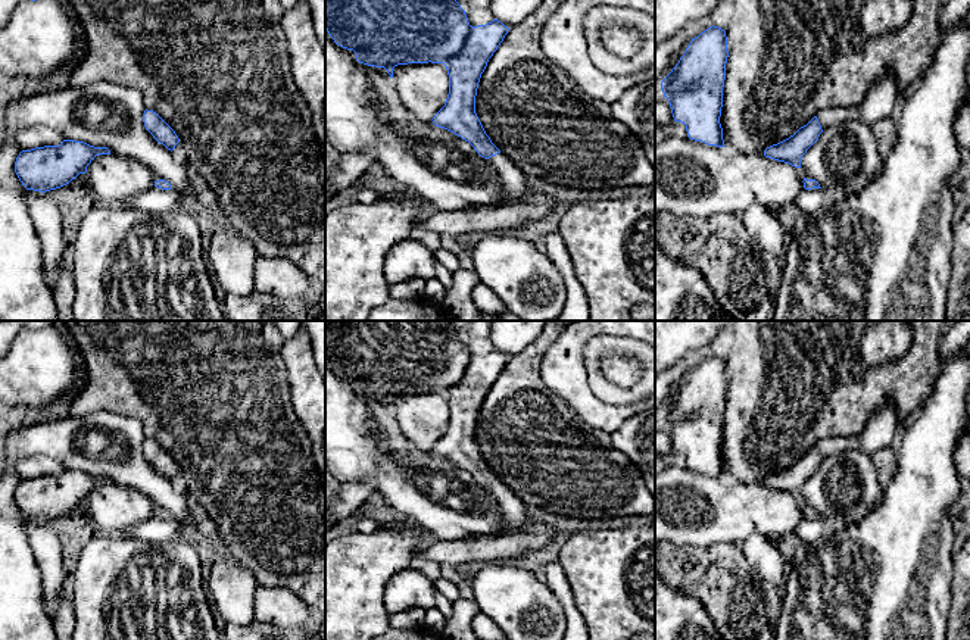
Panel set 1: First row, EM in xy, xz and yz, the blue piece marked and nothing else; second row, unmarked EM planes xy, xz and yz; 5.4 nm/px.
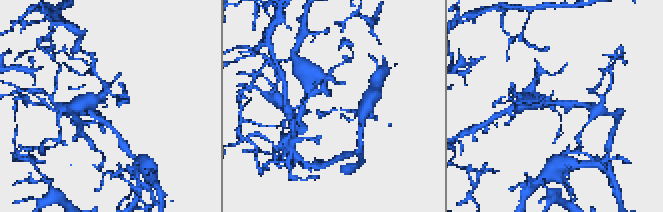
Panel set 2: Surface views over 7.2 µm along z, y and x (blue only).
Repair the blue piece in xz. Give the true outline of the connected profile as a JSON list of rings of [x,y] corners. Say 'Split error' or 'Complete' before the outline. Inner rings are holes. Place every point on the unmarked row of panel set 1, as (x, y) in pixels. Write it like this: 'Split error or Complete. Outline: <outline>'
Split error. Outline: [[[325,321],[325,359],[337,375],[353,380],[359,393],[384,397],[390,408],[397,394],[443,393],[449,405],[449,424],[433,453],[468,471],[487,490],[502,516],[493,537],[523,531],[531,524],[525,505],[492,472],[475,443],[481,403],[508,363],[508,356],[498,349],[471,356],[450,321]]]

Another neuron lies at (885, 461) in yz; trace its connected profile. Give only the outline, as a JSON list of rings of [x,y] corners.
[[[891,447],[879,449],[871,456],[882,488],[886,488],[896,474],[896,455]]]

